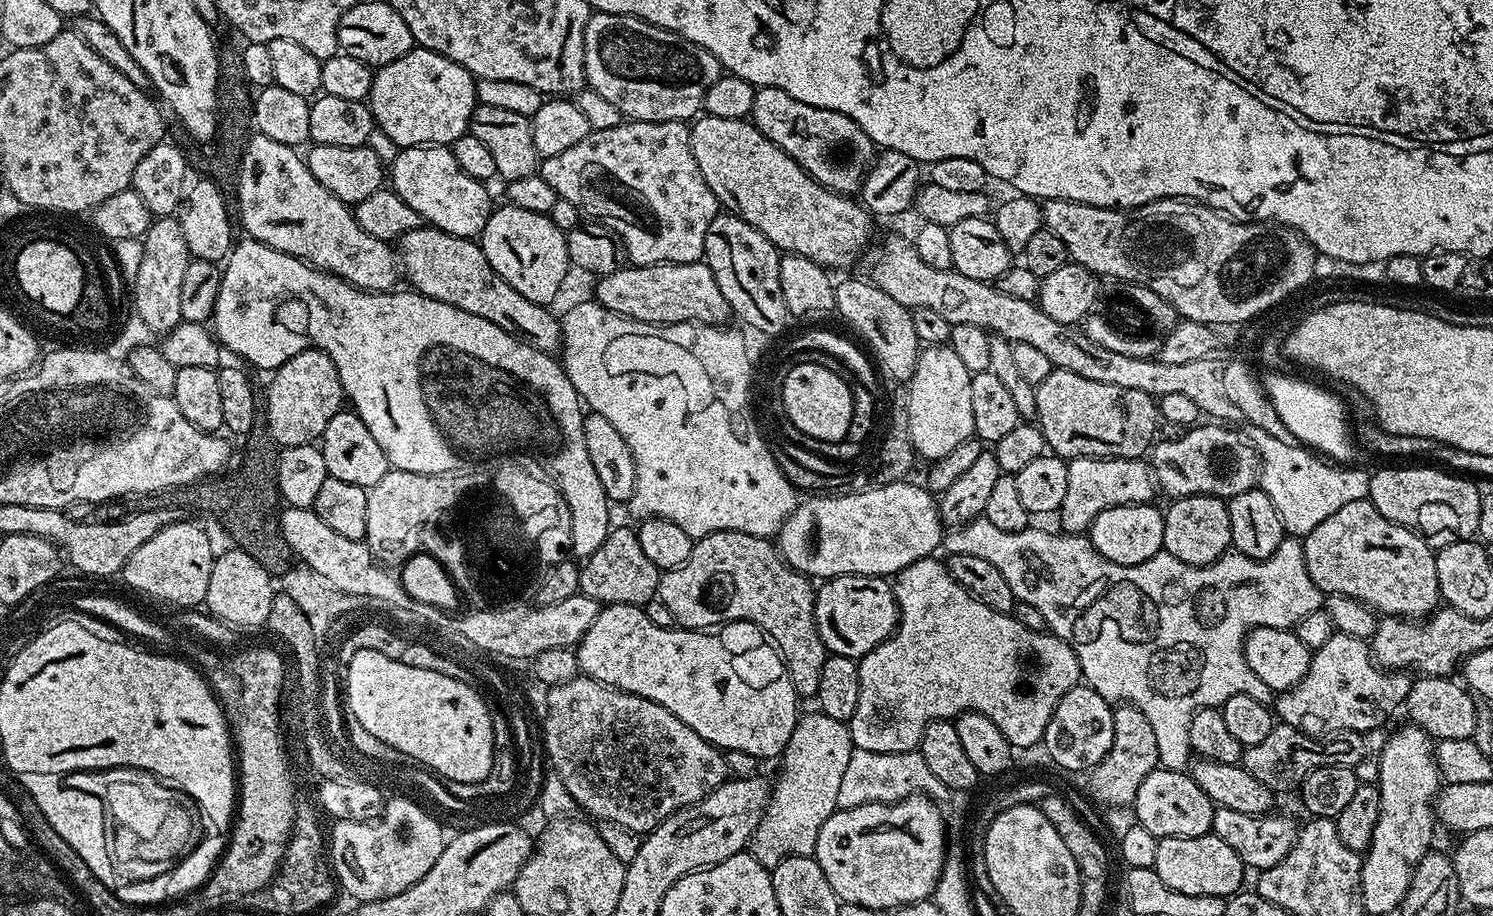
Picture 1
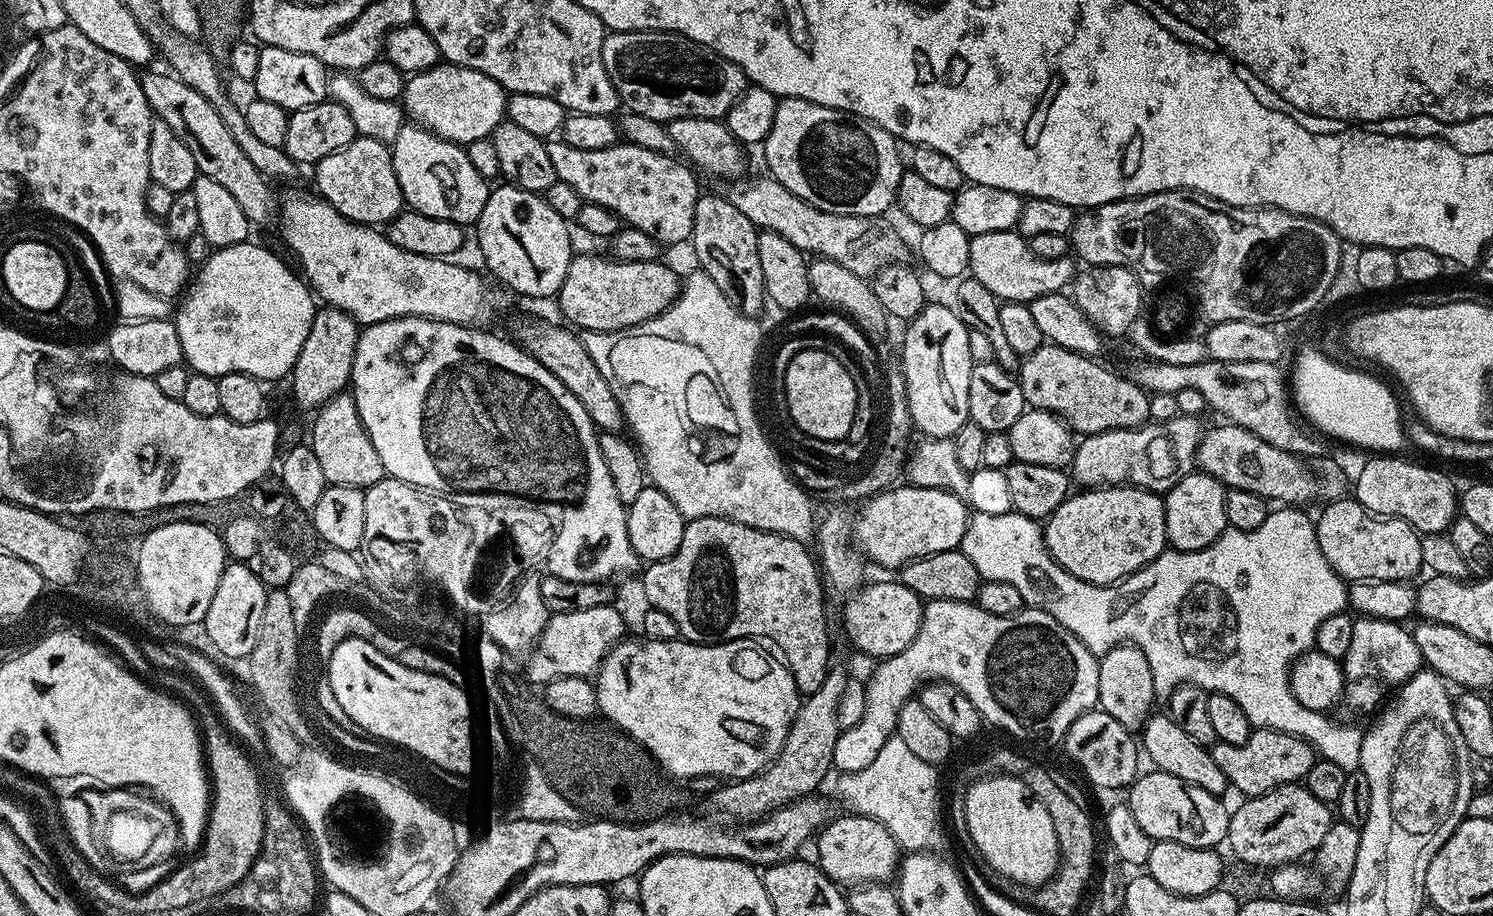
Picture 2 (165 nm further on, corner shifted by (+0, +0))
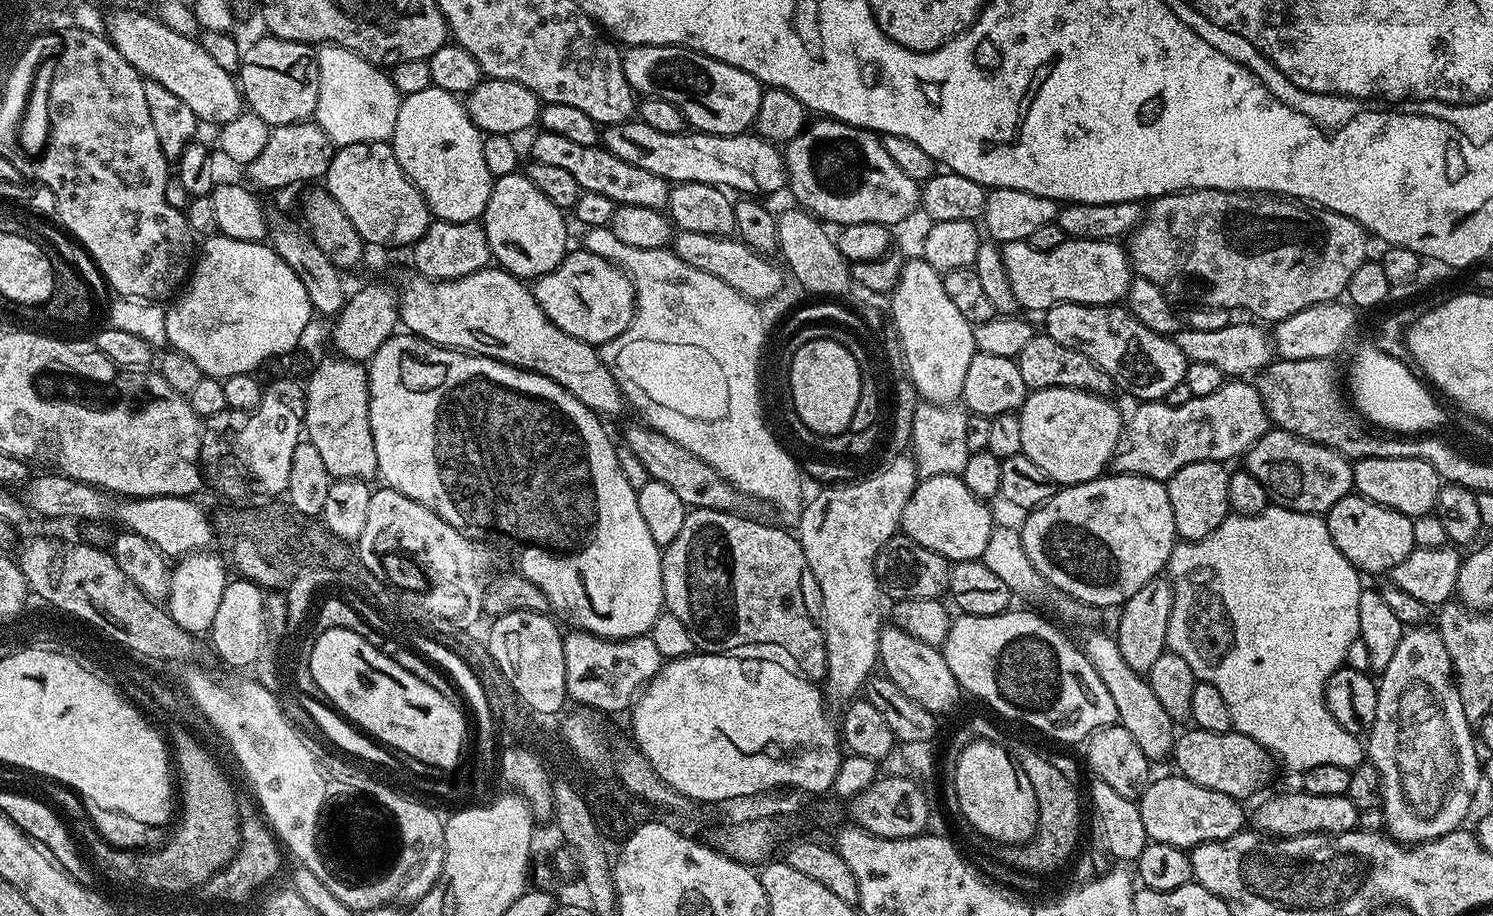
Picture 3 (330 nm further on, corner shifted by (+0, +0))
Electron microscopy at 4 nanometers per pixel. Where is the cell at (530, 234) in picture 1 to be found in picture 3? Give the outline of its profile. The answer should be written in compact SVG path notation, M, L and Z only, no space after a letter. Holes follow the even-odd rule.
M515 171L508 176L495 177L490 202L486 202L486 210L482 217L484 233L492 251L492 260L504 271L520 277L525 282L535 281L537 276L554 270L564 261L570 248L568 224L564 221L564 216L565 213L558 206L554 206L554 202L550 202L550 198L546 198L546 194L542 194L542 190L534 186L534 182L530 182L528 175Z

